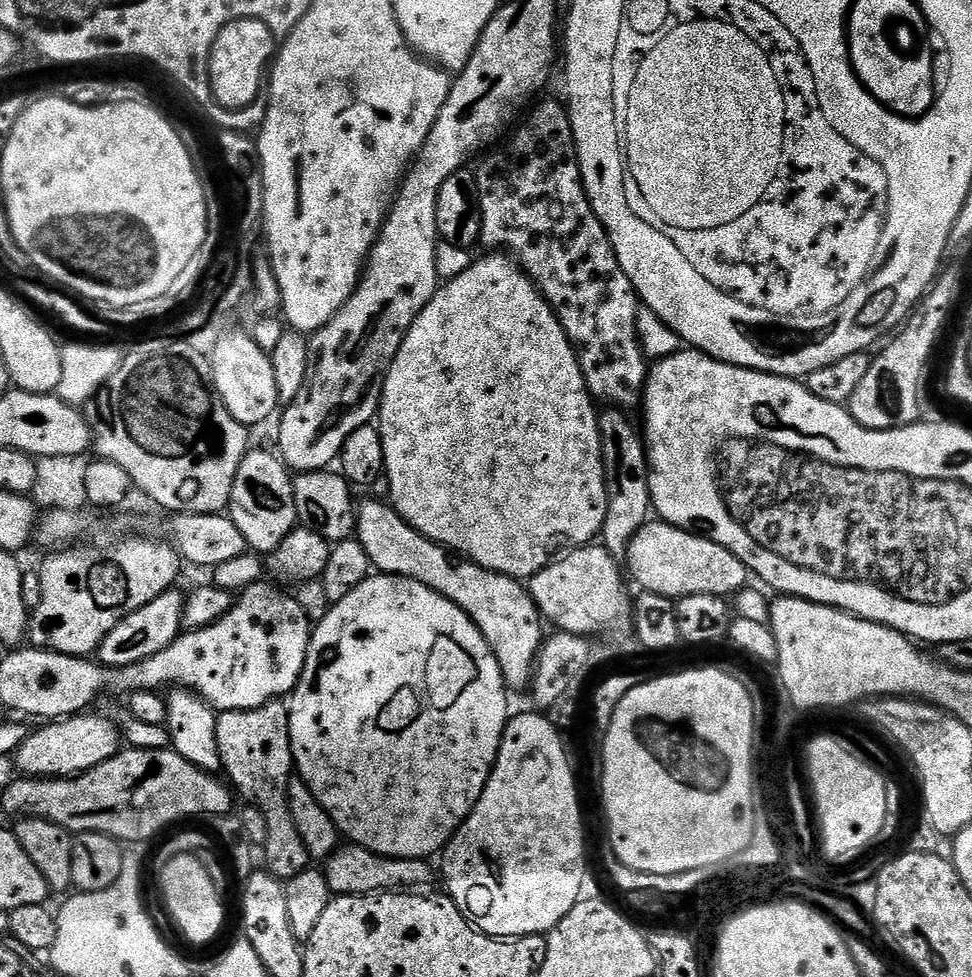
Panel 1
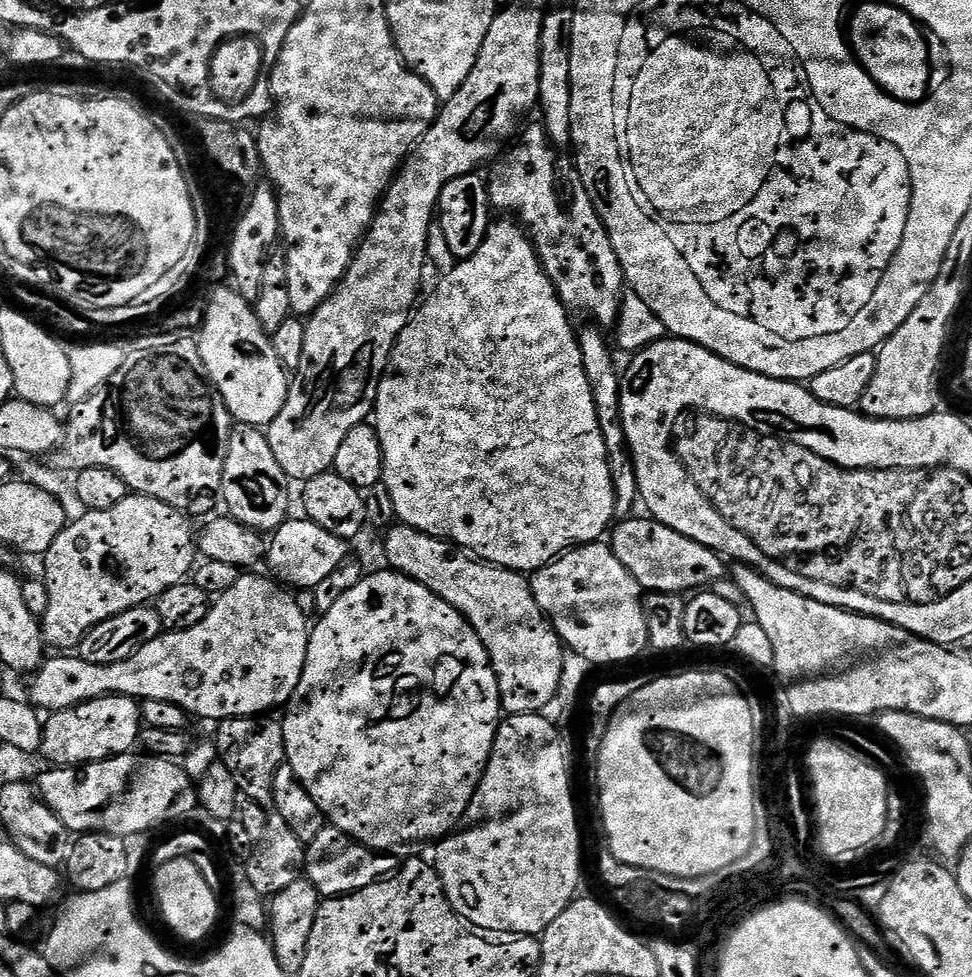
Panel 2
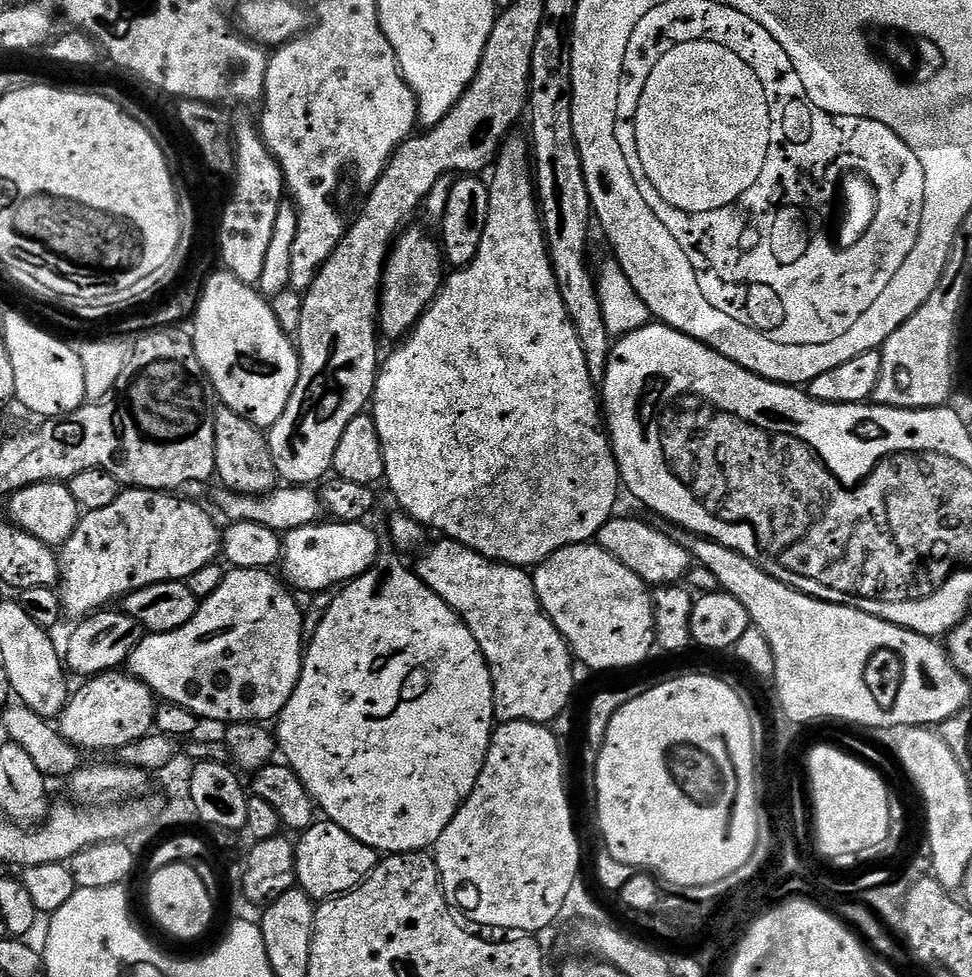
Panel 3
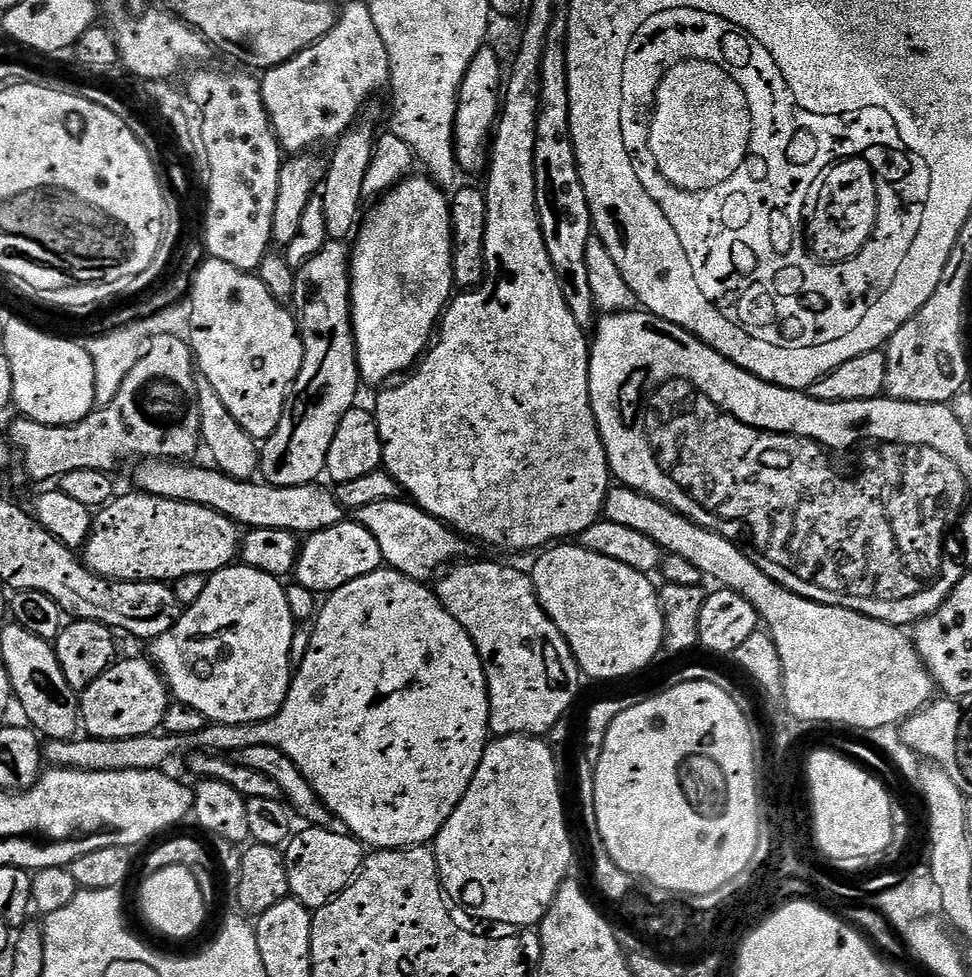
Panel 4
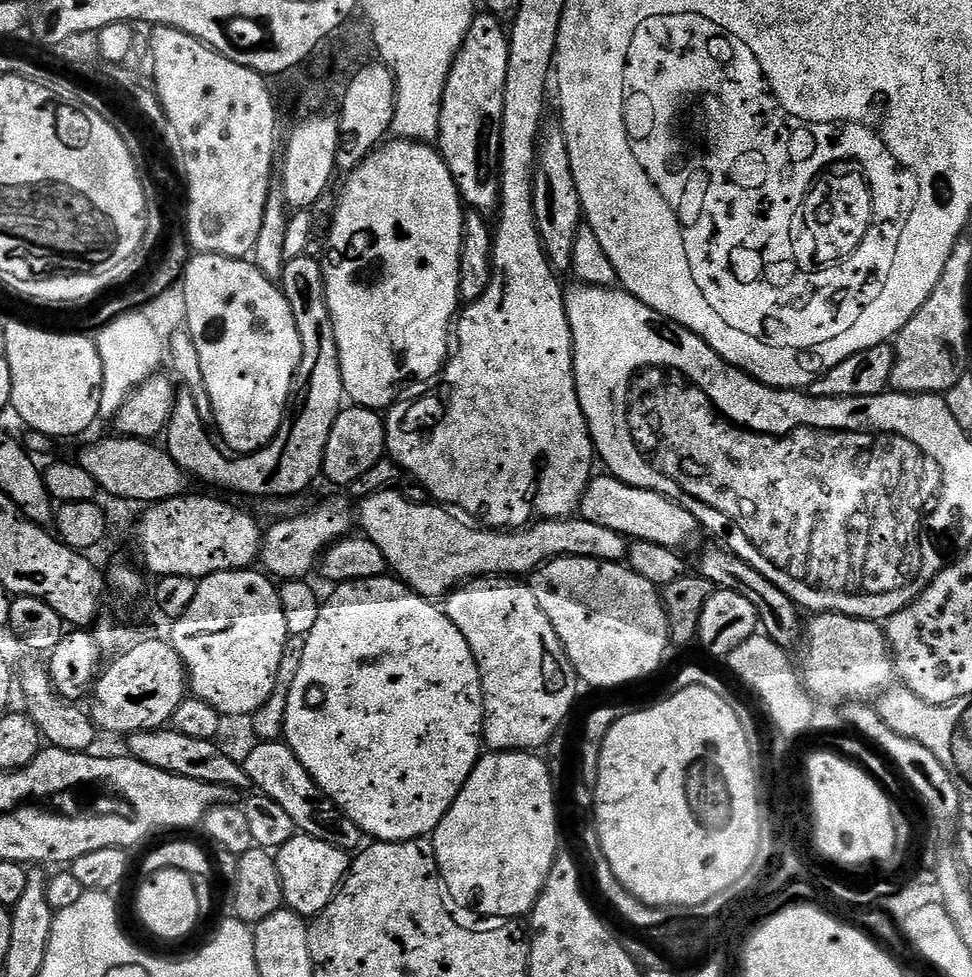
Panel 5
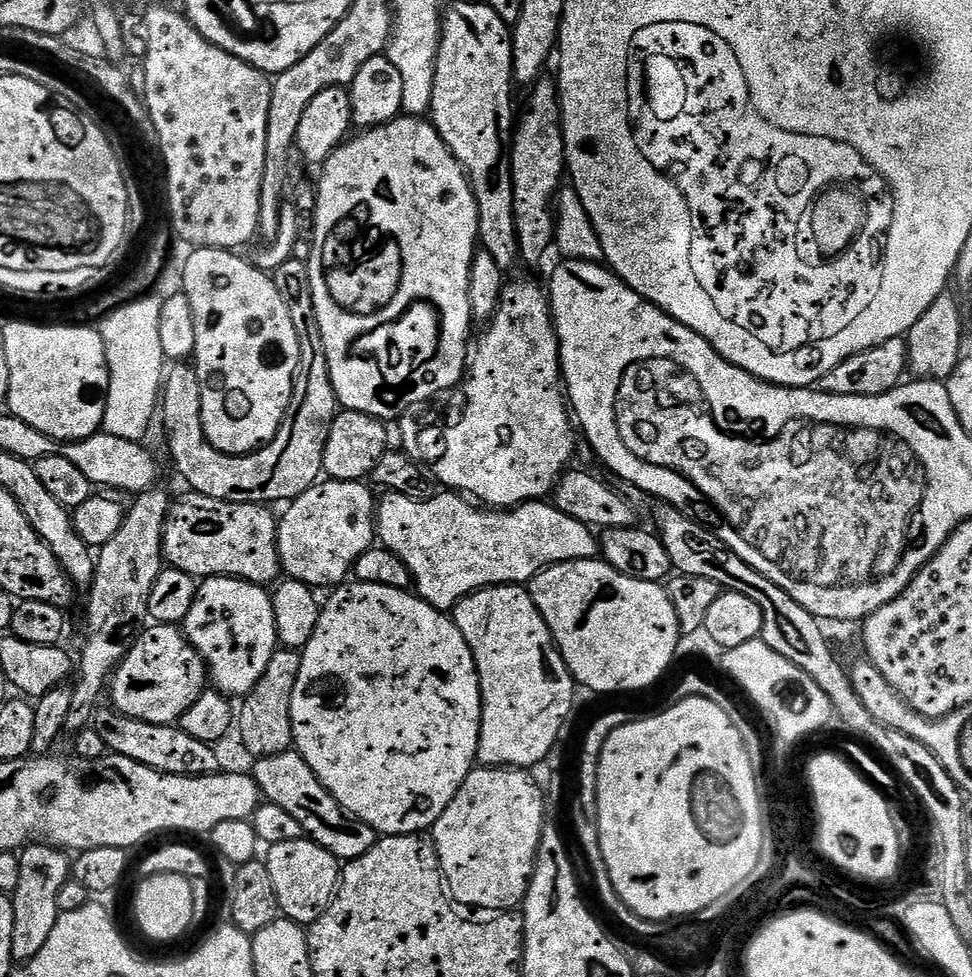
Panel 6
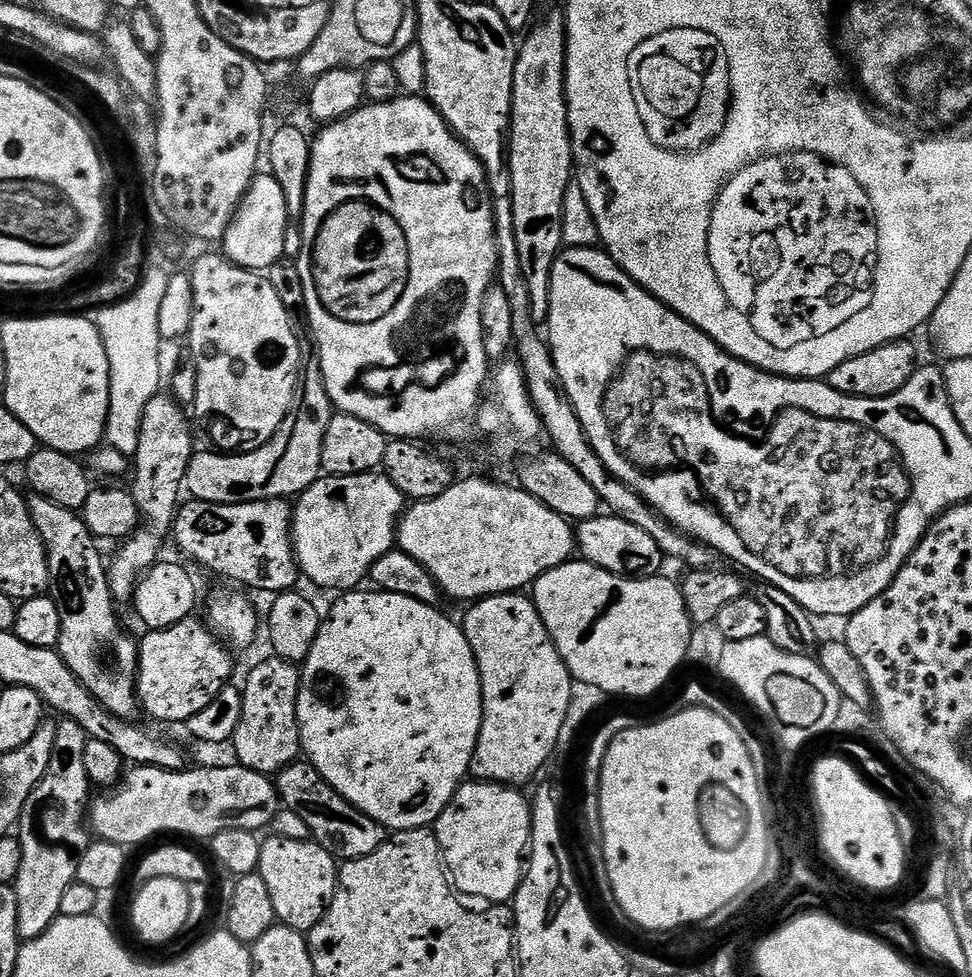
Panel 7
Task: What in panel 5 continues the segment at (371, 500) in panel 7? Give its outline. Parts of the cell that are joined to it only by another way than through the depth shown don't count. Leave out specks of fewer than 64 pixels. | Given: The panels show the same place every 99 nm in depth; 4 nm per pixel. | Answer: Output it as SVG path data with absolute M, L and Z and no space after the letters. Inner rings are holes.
M342 497L324 500L317 508L301 511L299 514L289 515L275 521L272 529L265 531L260 545L259 563L269 577L277 581L303 580L308 571L321 559L325 549L331 547L337 540L349 535L348 527L353 527L354 512L348 509L348 504Z

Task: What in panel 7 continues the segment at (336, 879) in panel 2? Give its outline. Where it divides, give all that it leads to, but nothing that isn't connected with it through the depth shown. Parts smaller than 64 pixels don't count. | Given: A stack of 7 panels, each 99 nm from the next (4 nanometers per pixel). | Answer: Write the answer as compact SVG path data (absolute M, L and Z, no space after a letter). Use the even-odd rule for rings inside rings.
M275 834L262 843L262 858L258 869L262 882L270 890L274 914L285 928L307 934L322 919L338 887L338 861L321 844L312 840L282 838Z

